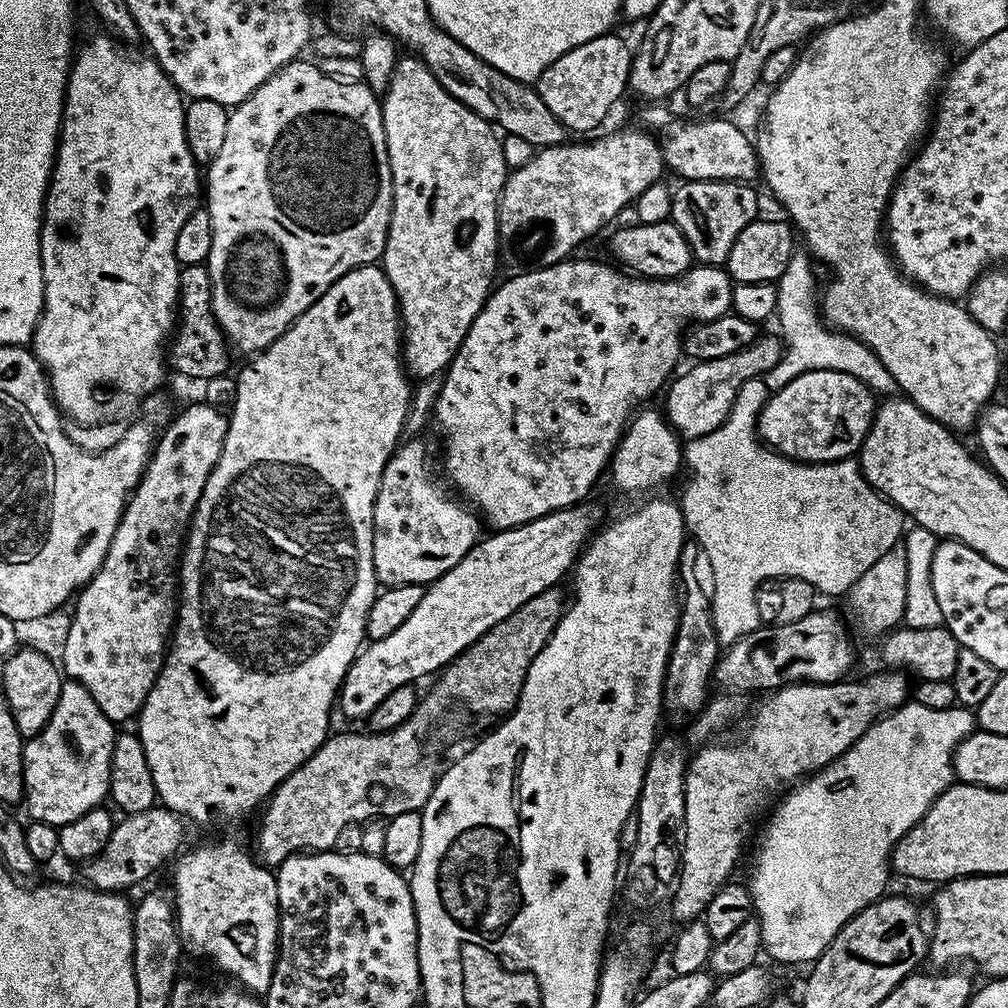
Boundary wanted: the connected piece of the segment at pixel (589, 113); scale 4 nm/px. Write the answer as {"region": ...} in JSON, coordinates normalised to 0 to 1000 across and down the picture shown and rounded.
{"region":[[[600,34],[581,42],[577,46],[569,46],[558,58],[546,62],[542,69],[531,80],[530,86],[536,92],[538,101],[542,101],[546,113],[558,121],[564,132],[587,131],[590,132],[595,122],[607,111],[607,106],[615,99],[615,94],[623,87],[623,75],[627,72],[628,49],[612,34]]]}

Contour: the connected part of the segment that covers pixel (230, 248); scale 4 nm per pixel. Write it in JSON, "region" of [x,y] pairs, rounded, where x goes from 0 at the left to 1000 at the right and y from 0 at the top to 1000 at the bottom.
{"region":[[[302,58],[291,60],[264,81],[260,81],[260,85],[256,85],[256,89],[252,89],[248,97],[227,110],[220,149],[216,157],[212,157],[204,167],[204,205],[212,224],[212,240],[208,244],[204,265],[210,281],[210,307],[214,322],[222,328],[227,342],[233,348],[235,345],[238,349],[246,349],[245,351],[260,349],[301,310],[308,308],[310,299],[319,296],[319,292],[323,292],[323,288],[327,288],[327,284],[335,276],[339,276],[339,272],[358,266],[360,262],[372,262],[381,253],[389,211],[389,174],[383,149],[381,109],[375,95],[360,81],[331,81],[331,77],[323,77],[323,73],[319,73],[313,63],[305,63]]]}

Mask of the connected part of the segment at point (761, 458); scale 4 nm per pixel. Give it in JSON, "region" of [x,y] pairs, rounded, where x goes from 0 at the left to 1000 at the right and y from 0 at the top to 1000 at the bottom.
{"region":[[[696,431],[692,435],[683,437],[678,441],[677,452],[681,457],[681,464],[684,464],[690,473],[679,484],[679,493],[674,493],[673,499],[676,508],[679,509],[679,523],[688,535],[694,539],[694,544],[698,547],[698,552],[702,555],[702,563],[706,566],[706,579],[704,575],[704,590],[706,592],[706,616],[710,632],[715,640],[726,639],[732,633],[744,629],[749,623],[755,622],[756,616],[753,611],[753,594],[750,586],[754,583],[757,575],[769,576],[771,573],[786,572],[788,574],[799,574],[806,578],[809,586],[825,587],[829,579],[842,581],[848,578],[853,570],[859,568],[875,550],[879,549],[889,537],[894,535],[898,527],[898,513],[888,500],[881,497],[878,492],[873,491],[864,480],[859,478],[859,474],[853,469],[853,461],[848,455],[828,456],[818,460],[799,460],[797,456],[785,456],[783,452],[778,452],[775,448],[770,448],[762,443],[753,432],[746,433],[718,433],[719,431]]]}

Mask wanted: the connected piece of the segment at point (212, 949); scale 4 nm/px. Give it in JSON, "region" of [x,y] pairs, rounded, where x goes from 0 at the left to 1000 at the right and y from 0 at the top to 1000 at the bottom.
{"region":[[[230,833],[202,837],[185,845],[170,858],[169,880],[184,945],[211,952],[224,967],[235,972],[231,973],[239,981],[265,985],[274,961],[278,932],[273,864]]]}

